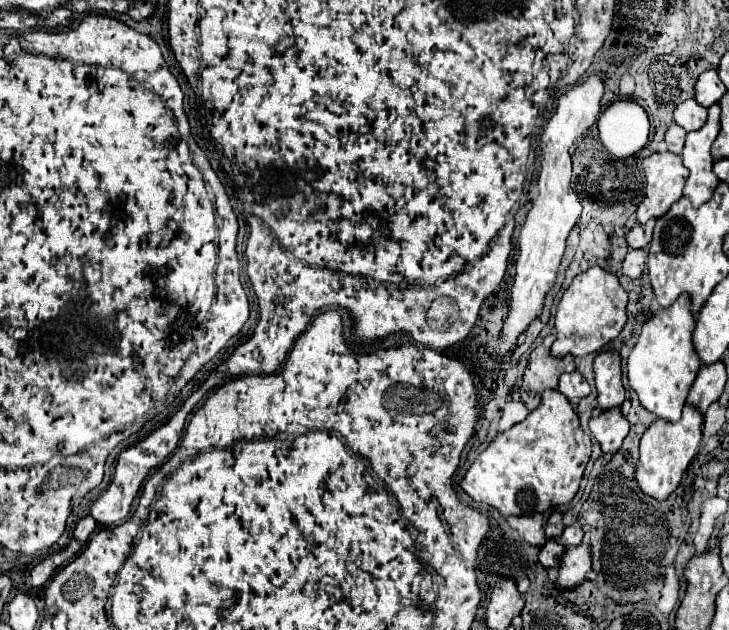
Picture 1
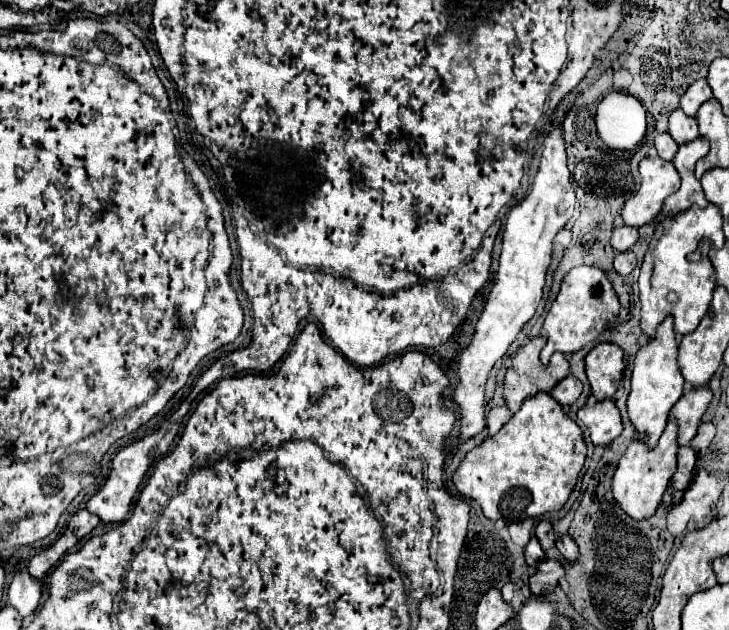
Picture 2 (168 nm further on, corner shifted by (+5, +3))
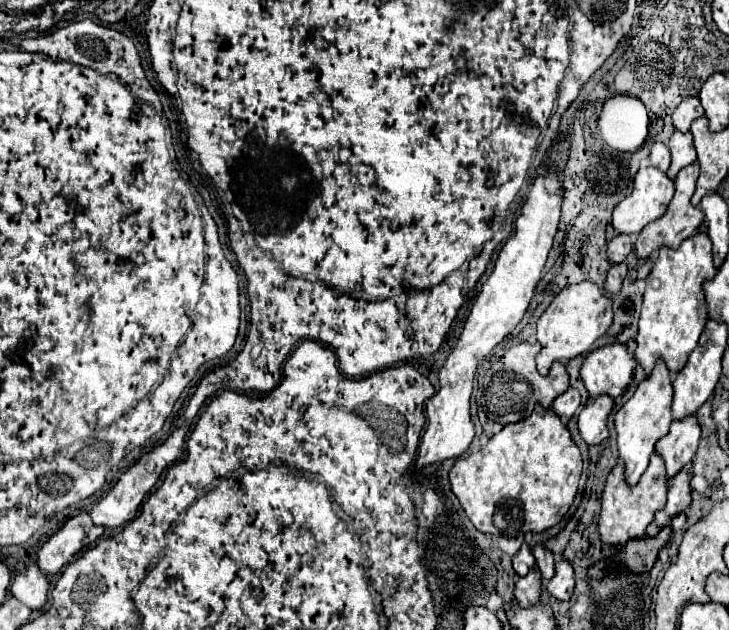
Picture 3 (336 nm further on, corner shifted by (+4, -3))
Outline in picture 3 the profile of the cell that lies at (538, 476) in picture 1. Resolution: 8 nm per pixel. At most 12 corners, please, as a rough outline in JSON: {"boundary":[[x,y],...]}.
{"boundary":[[553,410],[503,426],[449,470],[483,534],[559,524],[579,448]]}

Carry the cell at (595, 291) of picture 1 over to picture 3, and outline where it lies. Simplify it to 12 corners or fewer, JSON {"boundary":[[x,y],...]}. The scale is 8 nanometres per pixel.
{"boundary":[[593,282],[563,288],[537,320],[537,370],[589,350],[613,322]]}

